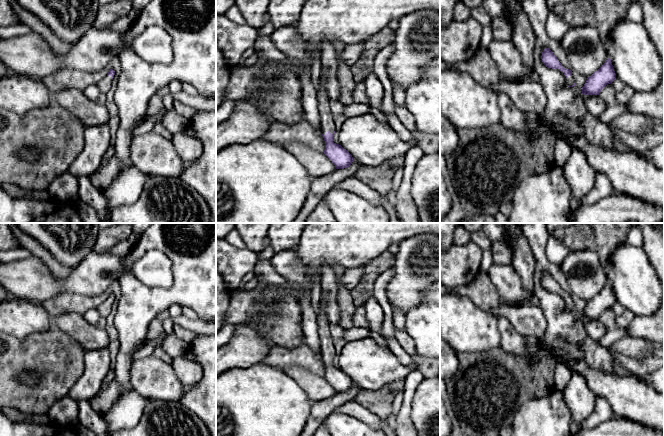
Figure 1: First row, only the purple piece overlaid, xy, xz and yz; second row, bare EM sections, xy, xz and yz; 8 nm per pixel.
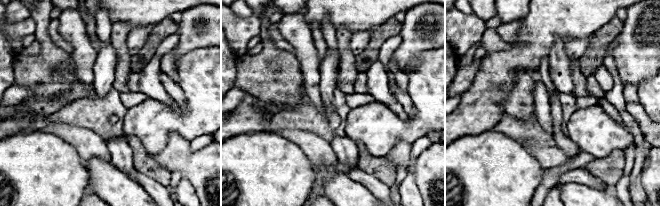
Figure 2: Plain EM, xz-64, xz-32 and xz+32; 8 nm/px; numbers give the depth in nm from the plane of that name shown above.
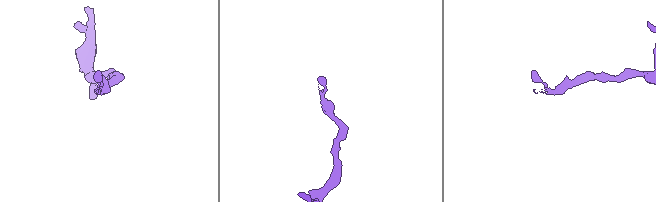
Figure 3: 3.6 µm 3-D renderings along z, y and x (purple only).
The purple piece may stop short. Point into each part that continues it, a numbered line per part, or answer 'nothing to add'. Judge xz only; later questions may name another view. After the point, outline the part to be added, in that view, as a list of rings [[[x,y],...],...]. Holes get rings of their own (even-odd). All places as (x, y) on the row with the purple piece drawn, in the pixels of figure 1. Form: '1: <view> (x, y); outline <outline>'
1: xz (326, 119); outline [[[322,70],[319,77],[319,86],[319,90],[317,91],[317,99],[318,110],[320,114],[321,131],[323,135],[326,135],[327,131],[333,134],[335,131],[335,125],[329,106],[330,98],[326,89],[325,74]]]

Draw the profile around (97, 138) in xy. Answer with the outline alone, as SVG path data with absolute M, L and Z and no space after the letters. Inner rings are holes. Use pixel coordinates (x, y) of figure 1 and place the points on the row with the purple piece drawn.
M108 124L86 127L84 136L84 148L68 169L75 177L89 177L96 172L111 144Z

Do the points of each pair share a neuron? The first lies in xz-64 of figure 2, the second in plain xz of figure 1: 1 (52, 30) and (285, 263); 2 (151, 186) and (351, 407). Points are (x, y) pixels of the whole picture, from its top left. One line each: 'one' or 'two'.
1: two
2: one

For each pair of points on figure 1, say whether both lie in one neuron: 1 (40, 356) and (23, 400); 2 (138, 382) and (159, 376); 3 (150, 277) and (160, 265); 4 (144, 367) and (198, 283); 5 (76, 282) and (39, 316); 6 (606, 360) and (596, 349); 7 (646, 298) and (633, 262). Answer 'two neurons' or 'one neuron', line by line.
1: one neuron
2: one neuron
3: one neuron
4: two neurons
5: two neurons
6: one neuron
7: one neuron

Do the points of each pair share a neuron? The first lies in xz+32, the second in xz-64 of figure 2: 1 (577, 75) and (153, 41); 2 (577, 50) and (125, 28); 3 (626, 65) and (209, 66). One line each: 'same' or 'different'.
1: different
2: different
3: different

